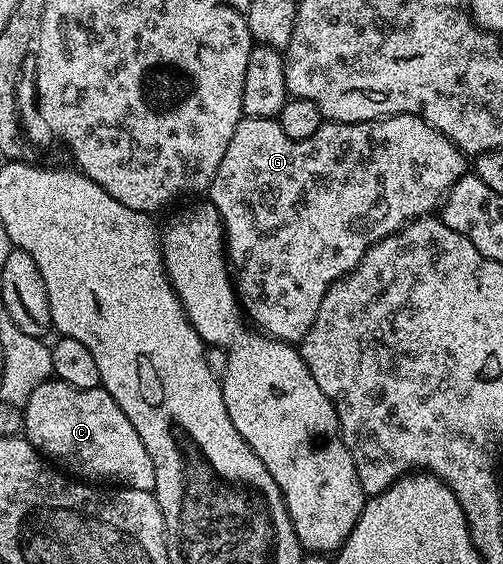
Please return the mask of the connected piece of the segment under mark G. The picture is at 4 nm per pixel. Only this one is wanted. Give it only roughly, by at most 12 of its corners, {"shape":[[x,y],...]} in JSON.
{"shape":[[414,115],[242,117],[207,199],[248,322],[300,344],[467,156]]}

